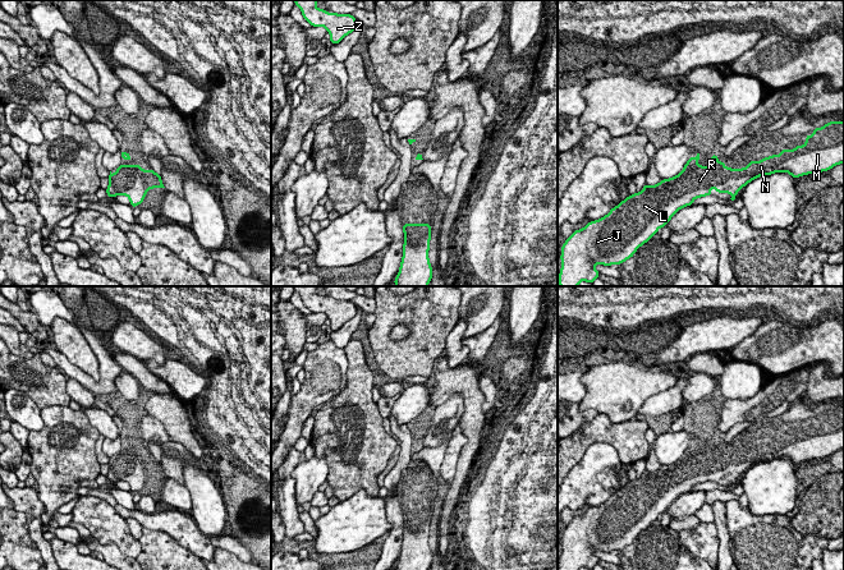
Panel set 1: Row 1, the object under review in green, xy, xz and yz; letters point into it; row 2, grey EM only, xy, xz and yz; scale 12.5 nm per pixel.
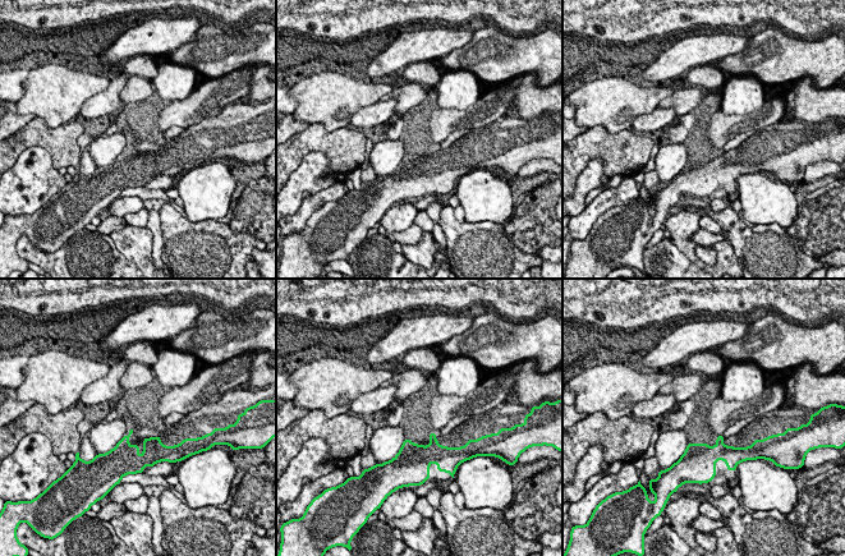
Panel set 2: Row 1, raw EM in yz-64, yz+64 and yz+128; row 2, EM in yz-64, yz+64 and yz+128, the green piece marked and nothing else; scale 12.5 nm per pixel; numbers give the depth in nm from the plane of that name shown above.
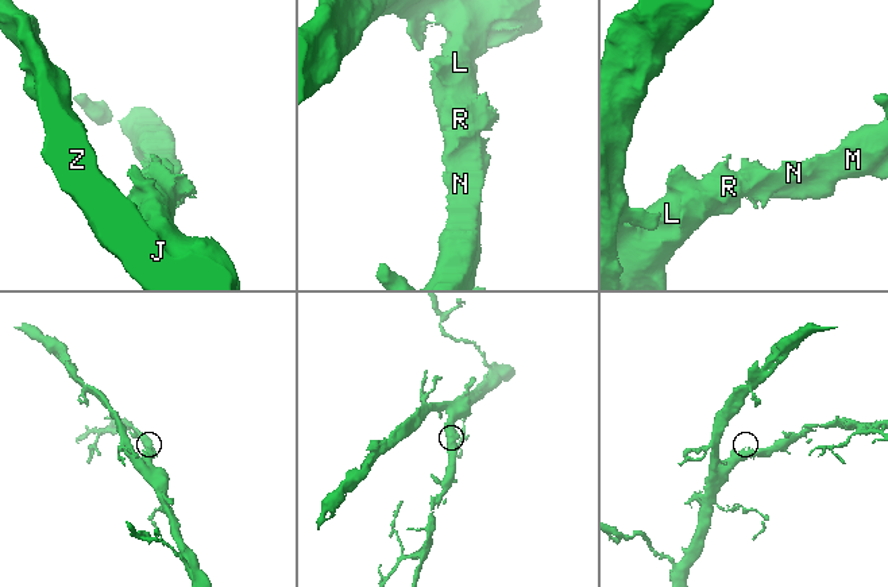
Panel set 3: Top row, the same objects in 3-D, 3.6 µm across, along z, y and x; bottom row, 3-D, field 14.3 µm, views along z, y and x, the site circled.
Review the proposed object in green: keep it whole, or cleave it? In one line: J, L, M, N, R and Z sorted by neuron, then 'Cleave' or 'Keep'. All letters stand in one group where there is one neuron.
Groups: J L M N R Z. Keep

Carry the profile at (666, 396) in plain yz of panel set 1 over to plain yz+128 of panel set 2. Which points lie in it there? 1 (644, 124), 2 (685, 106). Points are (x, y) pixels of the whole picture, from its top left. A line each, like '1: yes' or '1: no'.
1: yes
2: no

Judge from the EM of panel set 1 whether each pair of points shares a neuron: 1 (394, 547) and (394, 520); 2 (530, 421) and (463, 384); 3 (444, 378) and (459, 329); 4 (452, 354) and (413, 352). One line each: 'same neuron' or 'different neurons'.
1: same neuron
2: different neurons
3: different neurons
4: different neurons

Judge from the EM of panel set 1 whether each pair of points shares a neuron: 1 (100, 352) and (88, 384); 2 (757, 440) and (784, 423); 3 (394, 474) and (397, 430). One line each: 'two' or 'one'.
1: one
2: one
3: one

